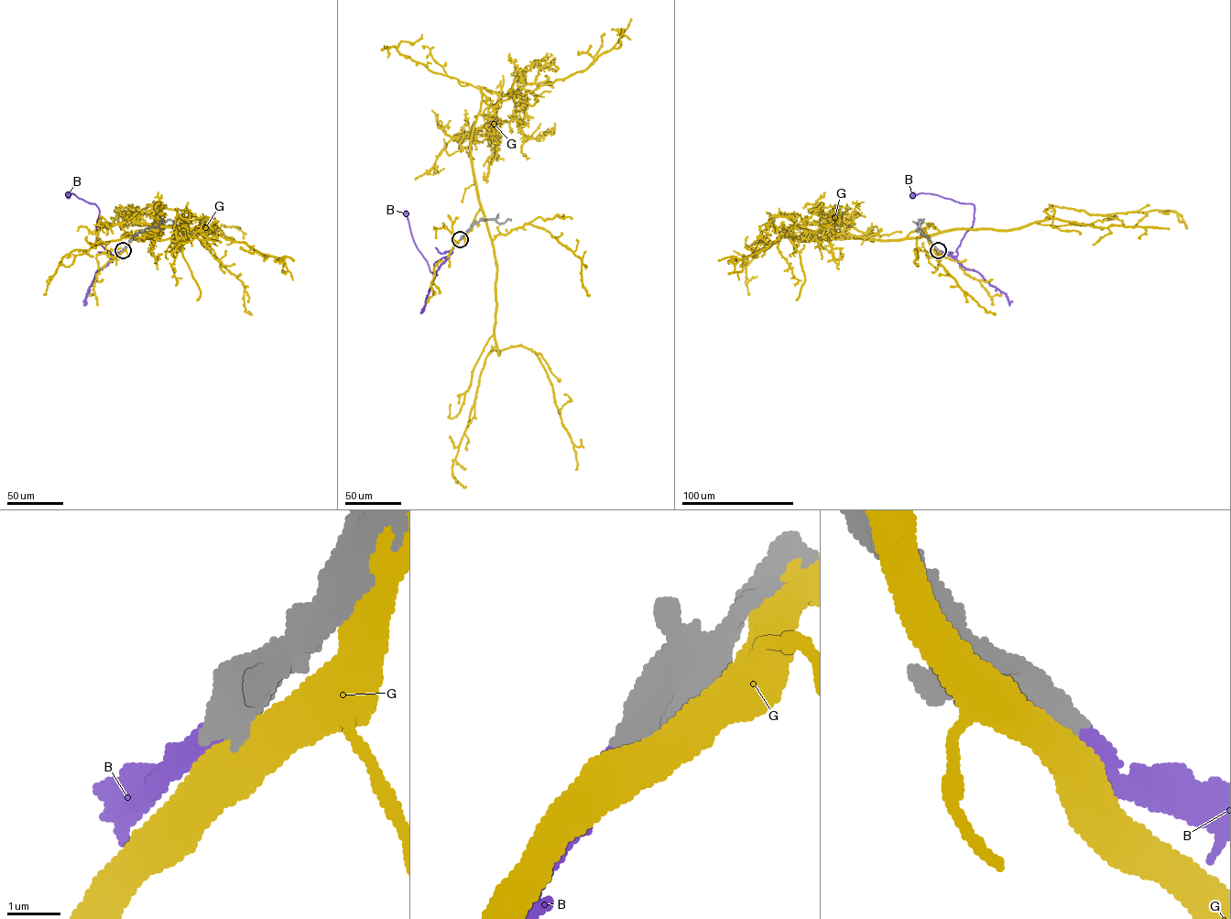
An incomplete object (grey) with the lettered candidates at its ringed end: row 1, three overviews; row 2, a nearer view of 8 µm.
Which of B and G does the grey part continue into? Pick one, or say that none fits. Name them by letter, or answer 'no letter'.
B

